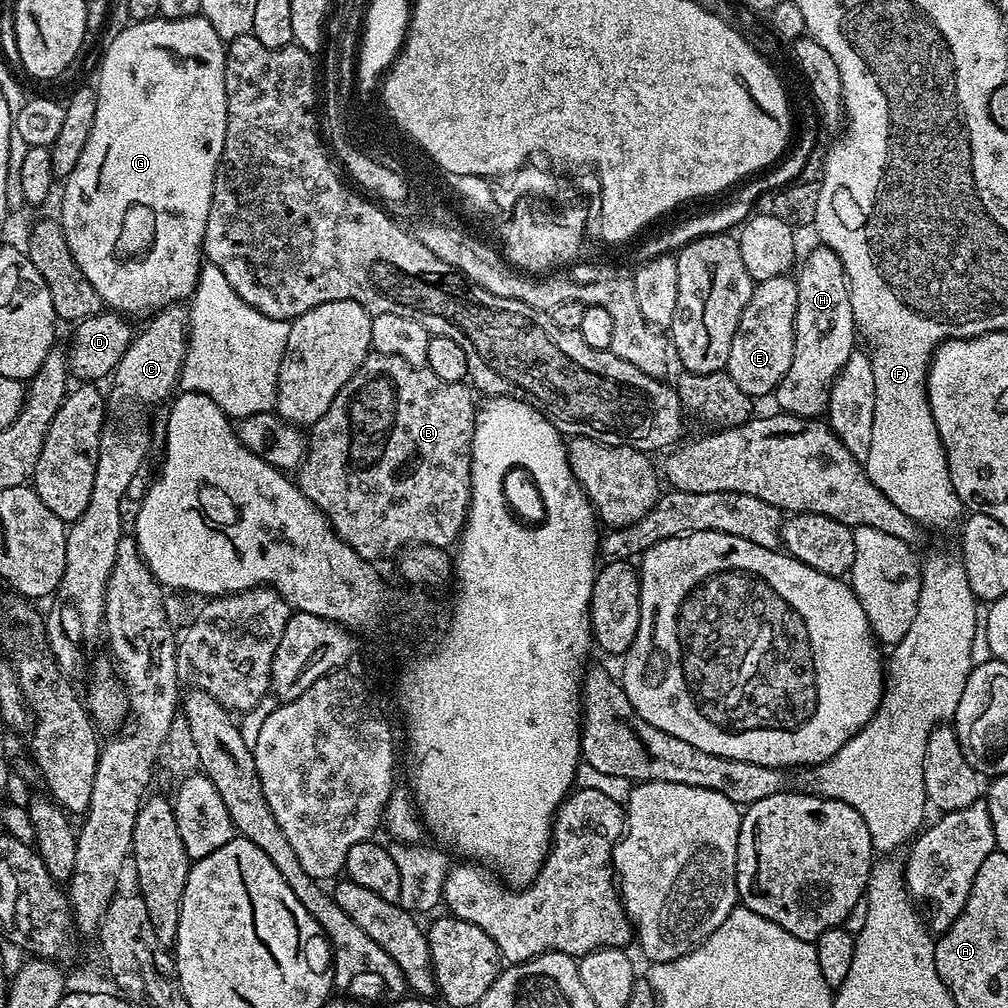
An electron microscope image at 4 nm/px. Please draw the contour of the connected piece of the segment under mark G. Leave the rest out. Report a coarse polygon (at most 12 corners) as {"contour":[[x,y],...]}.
{"contour":[[203,16],[98,64],[63,181],[111,311],[196,291],[228,103]]}

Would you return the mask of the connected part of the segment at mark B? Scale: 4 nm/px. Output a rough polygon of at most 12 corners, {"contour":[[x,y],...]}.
{"contour":[[373,351],[301,494],[363,560],[468,519],[473,389]]}

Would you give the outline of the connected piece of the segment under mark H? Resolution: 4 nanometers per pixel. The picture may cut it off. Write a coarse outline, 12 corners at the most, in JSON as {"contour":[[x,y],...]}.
{"contour":[[816,249],[794,276],[794,358],[774,401],[820,418],[857,351],[838,254]]}

